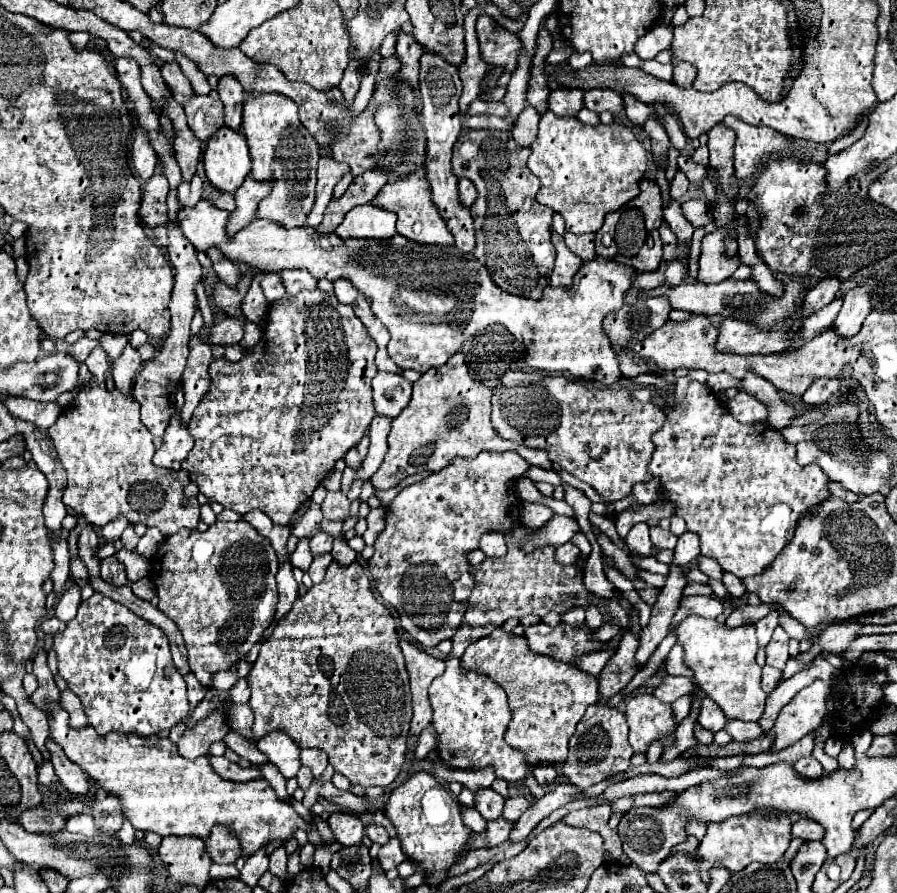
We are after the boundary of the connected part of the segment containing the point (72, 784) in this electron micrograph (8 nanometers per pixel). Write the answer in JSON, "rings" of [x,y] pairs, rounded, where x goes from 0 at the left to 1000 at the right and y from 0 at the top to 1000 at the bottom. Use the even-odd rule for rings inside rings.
{"rings":[[[54,826],[51,833],[54,833],[51,838],[56,840],[56,851],[60,856],[62,869],[71,878],[71,882],[78,887],[85,887],[85,889],[98,887],[98,869],[91,865],[91,860],[87,860],[80,851],[76,851],[74,844],[69,842],[69,838],[58,826]]]}

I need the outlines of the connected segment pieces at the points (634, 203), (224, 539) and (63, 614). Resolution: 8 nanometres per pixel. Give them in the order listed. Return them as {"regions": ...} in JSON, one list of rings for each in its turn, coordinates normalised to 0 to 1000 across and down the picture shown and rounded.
{"regions":[[[[718,199],[711,208],[713,217],[709,222],[693,231],[693,235],[685,235],[676,242],[673,253],[664,260],[664,282],[691,296],[707,298],[711,305],[720,305],[731,302],[738,289],[738,271],[734,262],[738,251],[738,219],[736,208],[725,199]]],[[[274,582],[241,585],[230,596],[201,594],[187,600],[176,618],[167,625],[167,647],[174,654],[174,665],[178,670],[176,683],[198,699],[207,719],[212,750],[227,770],[236,768],[239,755],[256,750],[256,746],[274,735],[279,726],[294,712],[294,705],[303,699],[310,674],[305,647],[308,638],[310,625],[299,602],[290,600]]],[[[85,654],[76,656],[76,658],[69,663],[65,676],[60,679],[60,690],[65,690],[65,692],[71,694],[71,697],[80,694],[80,692],[85,690],[85,683],[87,683],[89,674],[91,674],[91,672],[89,672],[89,656],[85,656]]]]}

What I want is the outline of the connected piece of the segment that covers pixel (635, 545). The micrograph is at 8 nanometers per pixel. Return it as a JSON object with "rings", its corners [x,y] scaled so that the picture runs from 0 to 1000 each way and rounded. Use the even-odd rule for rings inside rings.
{"rings":[[[711,585],[705,589],[705,594],[700,596],[700,614],[716,620],[716,623],[722,623],[725,616],[727,616],[727,607],[725,607],[725,600],[722,600],[722,587],[720,585]]]}

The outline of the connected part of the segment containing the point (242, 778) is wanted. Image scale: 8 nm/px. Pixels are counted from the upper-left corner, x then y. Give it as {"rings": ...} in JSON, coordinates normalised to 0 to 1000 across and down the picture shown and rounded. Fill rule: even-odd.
{"rings":[[[232,844],[232,851],[236,856],[239,862],[243,862],[243,867],[252,873],[261,873],[261,876],[276,876],[283,871],[290,871],[288,860],[279,858],[279,860],[268,860],[265,856],[259,856],[256,851],[252,851],[250,847],[236,847]]]}

